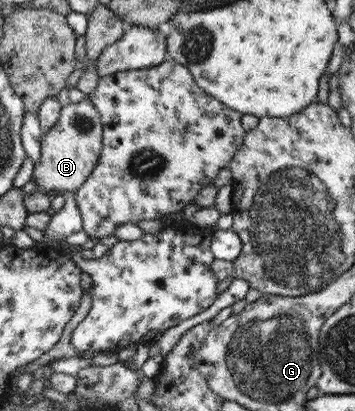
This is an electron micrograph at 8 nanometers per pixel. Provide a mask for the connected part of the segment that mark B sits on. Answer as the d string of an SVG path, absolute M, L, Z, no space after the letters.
M89 100L63 106L55 126L46 130L41 139L41 159L34 165L32 180L45 192L76 193L100 159L102 133L99 112Z

